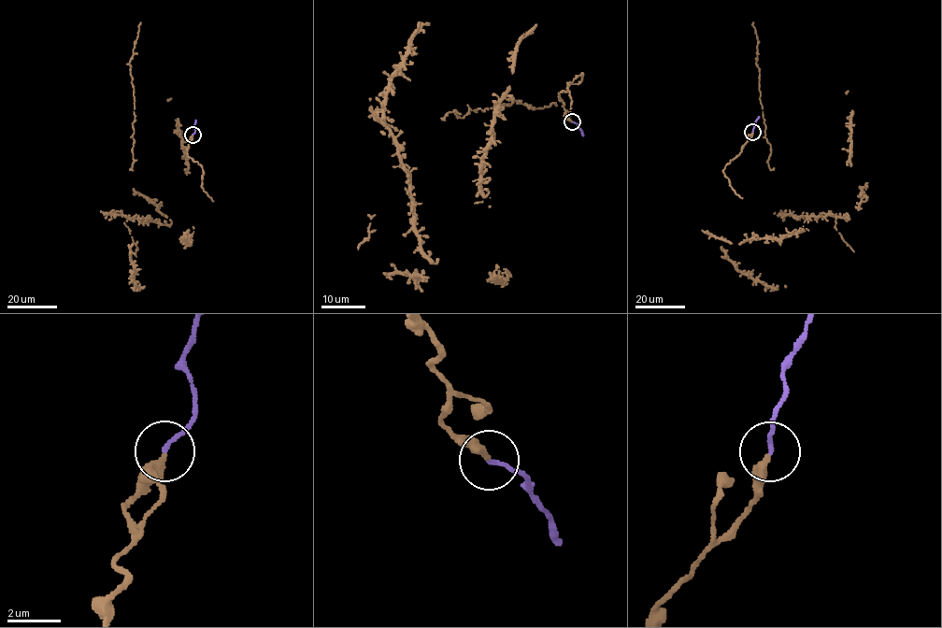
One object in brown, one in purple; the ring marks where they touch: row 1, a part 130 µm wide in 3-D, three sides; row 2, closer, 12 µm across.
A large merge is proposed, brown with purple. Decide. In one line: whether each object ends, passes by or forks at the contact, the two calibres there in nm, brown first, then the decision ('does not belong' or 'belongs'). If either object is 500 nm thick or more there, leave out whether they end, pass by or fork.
brown ends there; purple ends there; 360 nm thick on the brown side, 140 nm on the other; belongs

